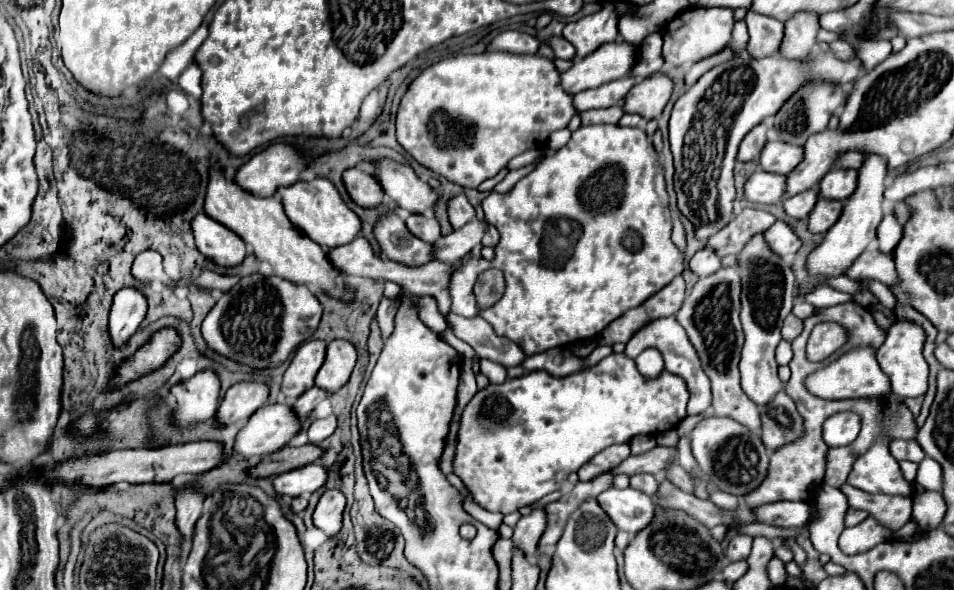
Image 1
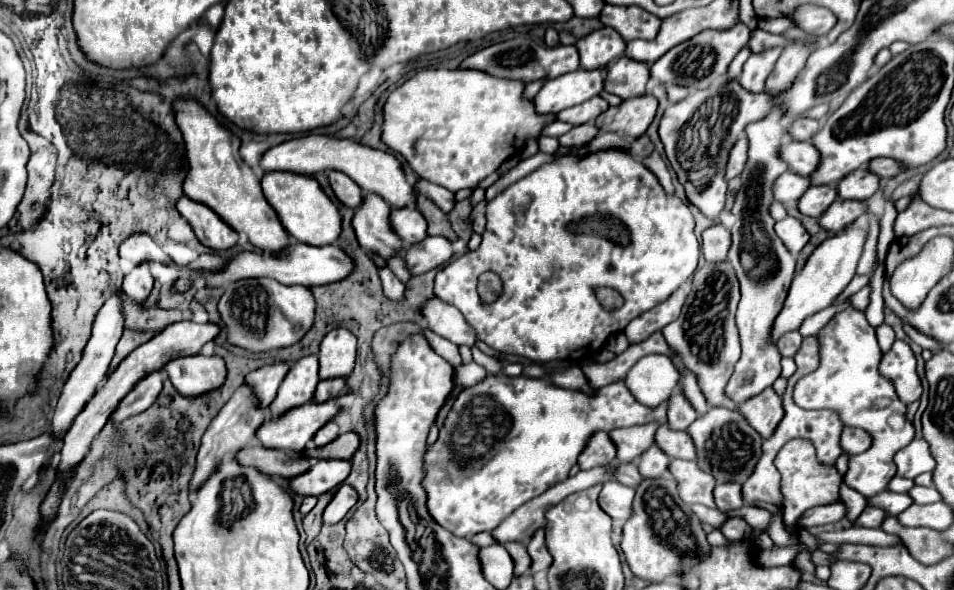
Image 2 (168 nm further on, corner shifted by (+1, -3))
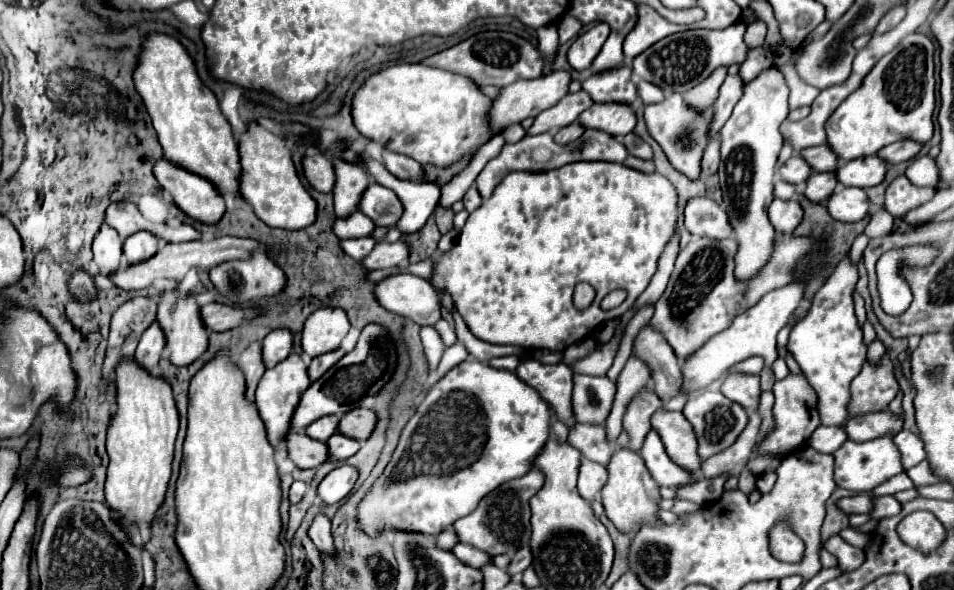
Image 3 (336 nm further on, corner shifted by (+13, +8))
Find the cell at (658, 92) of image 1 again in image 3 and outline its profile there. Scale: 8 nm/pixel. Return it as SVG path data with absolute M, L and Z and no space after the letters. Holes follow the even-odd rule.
M595 102L591 108L579 114L579 124L583 124L585 128L597 128L609 132L611 136L621 136L621 134L625 136L635 128L637 118L631 104Z

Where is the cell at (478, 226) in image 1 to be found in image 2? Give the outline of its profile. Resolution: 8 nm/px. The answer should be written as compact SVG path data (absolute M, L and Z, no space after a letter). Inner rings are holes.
M425 237L407 249L405 265L411 275L421 275L447 263L451 255L451 243L445 237Z

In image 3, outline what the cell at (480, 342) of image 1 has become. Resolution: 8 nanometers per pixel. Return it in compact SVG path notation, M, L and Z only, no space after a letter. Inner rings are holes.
M395 274L375 288L379 304L419 326L435 326L441 320L441 298L427 280L415 274Z

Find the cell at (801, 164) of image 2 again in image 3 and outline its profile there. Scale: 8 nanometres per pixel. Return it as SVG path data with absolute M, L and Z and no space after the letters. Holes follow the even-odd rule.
M827 146L803 148L803 152L799 152L799 154L803 156L803 160L807 160L811 164L813 172L829 172L829 170L837 168L837 156Z

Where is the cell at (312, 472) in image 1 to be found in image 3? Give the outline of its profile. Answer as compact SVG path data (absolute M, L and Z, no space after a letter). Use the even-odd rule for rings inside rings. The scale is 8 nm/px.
M335 434L331 436L331 440L327 440L327 448L331 448L329 462L337 462L337 460L347 460L349 456L353 456L361 448L361 442L347 438L343 434Z

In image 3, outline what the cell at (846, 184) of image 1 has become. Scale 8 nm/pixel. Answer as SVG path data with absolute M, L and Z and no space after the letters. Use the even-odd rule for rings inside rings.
M865 156L865 158L839 164L839 168L835 170L835 176L843 186L871 188L883 180L885 172L887 172L885 160L881 160L879 156Z

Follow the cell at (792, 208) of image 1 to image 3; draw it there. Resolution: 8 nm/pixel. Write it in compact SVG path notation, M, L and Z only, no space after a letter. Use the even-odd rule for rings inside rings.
M821 172L821 174L811 174L805 182L805 192L803 196L811 202L823 202L829 198L833 188L837 186L837 178L833 172Z

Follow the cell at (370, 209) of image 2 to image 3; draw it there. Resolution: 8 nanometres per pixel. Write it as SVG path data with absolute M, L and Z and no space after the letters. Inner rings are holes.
M343 160L335 162L335 174L337 174L337 182L333 188L335 214L339 218L345 218L359 210L359 196L363 196L365 188L369 186L369 180L367 172L361 166Z

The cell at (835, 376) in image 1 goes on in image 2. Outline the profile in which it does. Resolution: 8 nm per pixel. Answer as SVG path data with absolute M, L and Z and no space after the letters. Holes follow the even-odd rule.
M847 307L839 311L819 333L819 367L803 377L795 385L795 403L803 409L833 409L839 413L845 427L861 427L871 433L875 443L867 453L853 455L849 459L849 471L845 483L869 499L887 489L887 483L895 477L895 453L907 447L915 429L905 417L905 405L899 403L891 381L883 379L877 371L881 361L881 349L875 337L875 329L865 319L865 313Z

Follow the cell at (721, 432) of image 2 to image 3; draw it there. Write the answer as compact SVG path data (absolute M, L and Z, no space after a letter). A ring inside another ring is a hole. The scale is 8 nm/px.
M707 388L691 396L683 408L683 416L691 422L695 430L697 444L699 444L697 452L701 460L707 460L709 456L715 456L717 452L727 450L739 438L739 432L743 432L743 428L747 426L747 412L739 404L727 400L719 390L713 390L713 388Z

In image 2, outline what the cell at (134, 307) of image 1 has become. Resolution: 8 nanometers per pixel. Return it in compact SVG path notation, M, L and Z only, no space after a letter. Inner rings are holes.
M141 263L131 273L125 275L123 293L133 295L139 303L143 303L147 299L151 289L153 289L153 275L149 271L149 263Z

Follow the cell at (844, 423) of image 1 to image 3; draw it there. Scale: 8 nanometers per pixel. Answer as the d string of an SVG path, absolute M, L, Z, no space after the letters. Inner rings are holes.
M875 412L875 414L863 414L857 418L849 418L843 428L849 440L865 442L865 440L885 436L889 432L897 434L901 430L901 424L903 420L891 412Z

